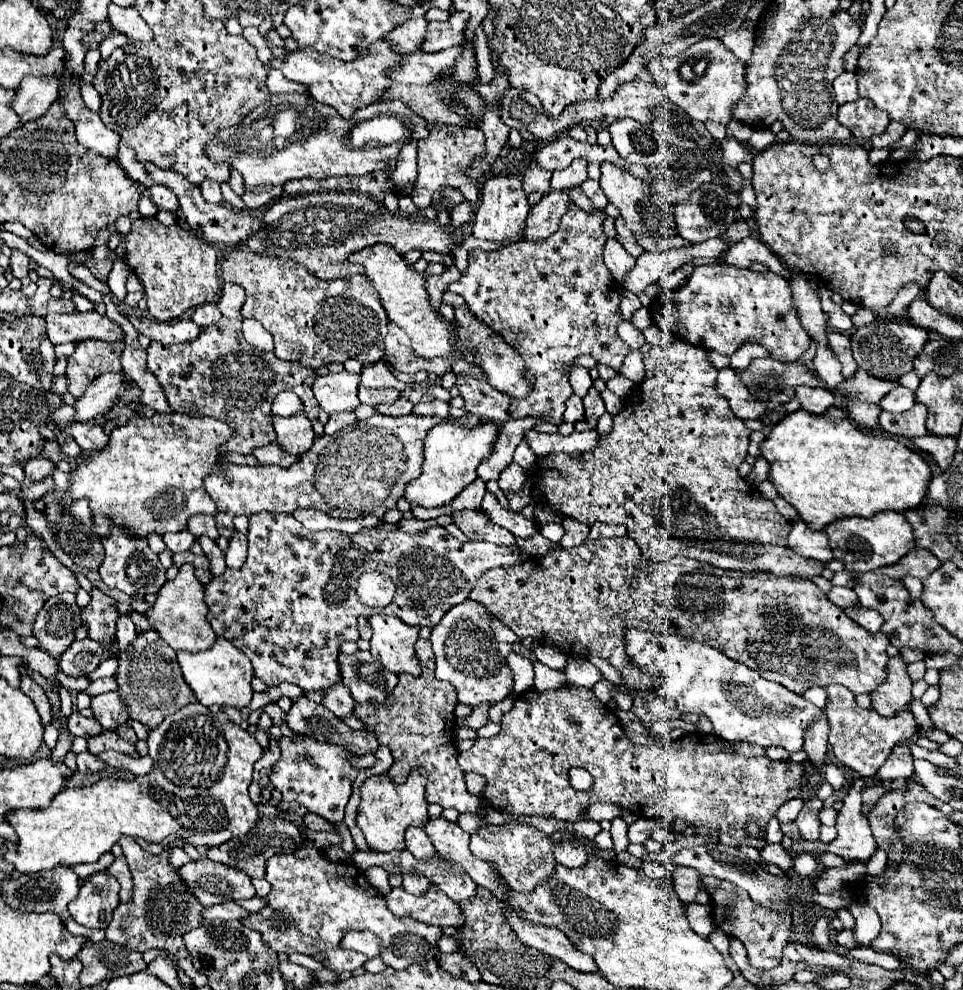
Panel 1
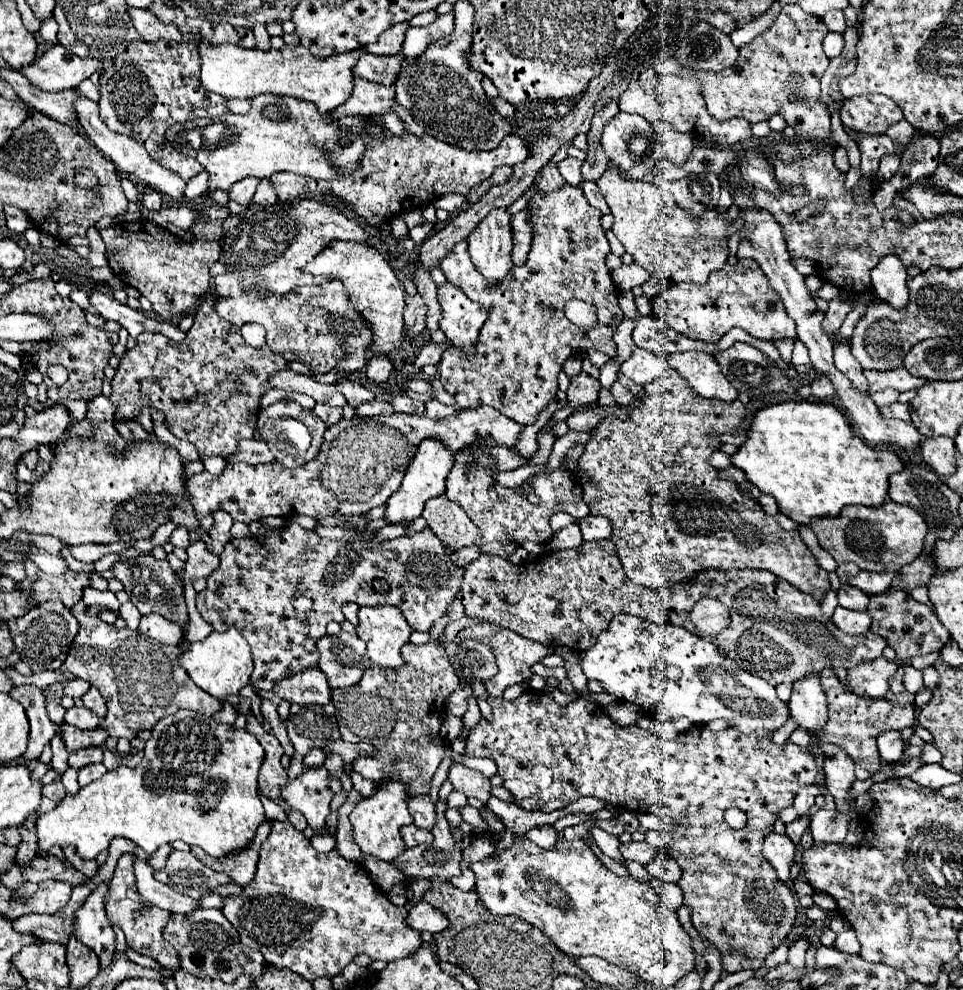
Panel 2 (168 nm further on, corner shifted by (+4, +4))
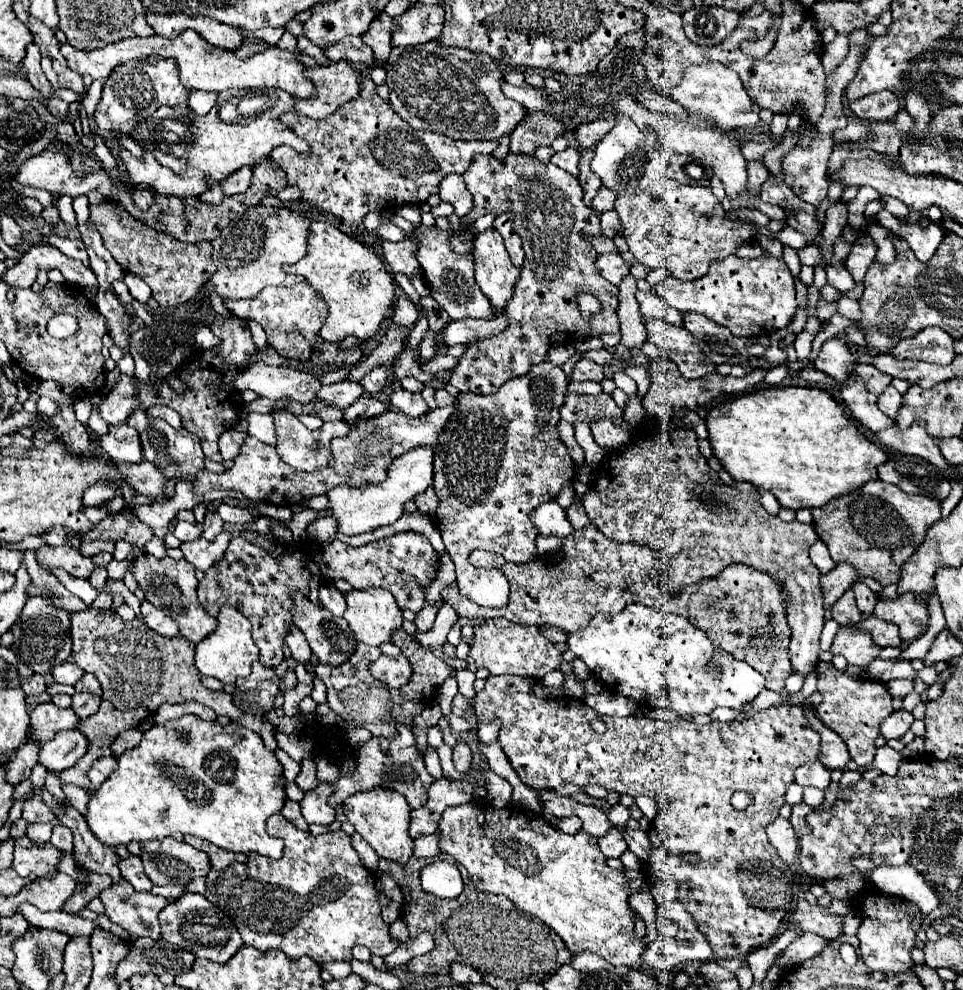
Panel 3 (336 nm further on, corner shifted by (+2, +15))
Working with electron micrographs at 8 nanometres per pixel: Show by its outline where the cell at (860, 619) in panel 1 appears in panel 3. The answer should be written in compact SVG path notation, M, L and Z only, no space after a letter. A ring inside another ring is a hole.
M848 588L848 592L842 594L842 598L830 608L830 612L832 612L832 618L842 626L856 626L862 620L862 614L856 608L852 588Z

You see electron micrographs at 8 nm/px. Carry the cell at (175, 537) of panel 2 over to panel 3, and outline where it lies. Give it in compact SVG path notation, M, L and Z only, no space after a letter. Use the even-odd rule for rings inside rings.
M178 522L176 524L176 530L174 530L174 536L180 540L180 542L194 542L202 536L202 530L198 524L188 524L188 522Z

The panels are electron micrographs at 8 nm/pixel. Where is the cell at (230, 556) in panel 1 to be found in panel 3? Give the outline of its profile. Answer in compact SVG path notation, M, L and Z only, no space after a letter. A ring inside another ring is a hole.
M206 512L206 518L204 518L204 538L206 540L214 540L220 532L222 532L222 518L216 514L216 512Z

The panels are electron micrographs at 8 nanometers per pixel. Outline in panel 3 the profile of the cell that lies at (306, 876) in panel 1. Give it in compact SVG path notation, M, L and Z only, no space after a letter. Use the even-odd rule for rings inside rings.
M282 814L268 818L270 834L284 840L284 856L280 860L268 860L266 856L248 856L248 862L234 862L226 870L210 870L206 874L204 896L218 906L236 924L242 940L254 948L276 948L292 960L310 956L318 964L324 962L348 962L350 950L360 944L372 954L386 956L396 950L388 934L388 924L380 916L380 890L374 884L374 876L366 872L356 850L350 844L350 836L344 830L314 836L294 828Z

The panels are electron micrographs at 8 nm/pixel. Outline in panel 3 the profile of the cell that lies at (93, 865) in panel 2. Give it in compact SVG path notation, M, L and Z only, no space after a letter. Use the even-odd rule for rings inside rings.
M56 824L52 828L52 838L50 838L52 844L56 844L56 848L60 848L62 852L68 852L72 854L72 832L68 826L64 824Z

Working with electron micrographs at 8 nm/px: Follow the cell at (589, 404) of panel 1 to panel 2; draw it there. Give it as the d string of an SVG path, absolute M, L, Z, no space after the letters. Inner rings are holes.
M580 373L580 375L570 379L570 389L566 393L568 403L574 411L578 411L580 407L586 407L586 405L596 405L598 403L598 391L600 391L598 379L592 379L586 373Z

